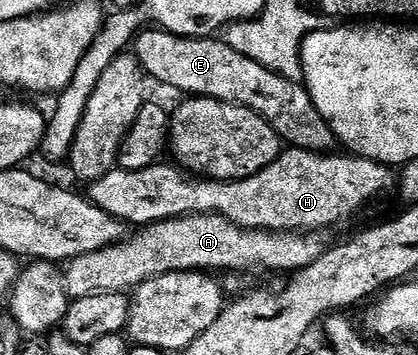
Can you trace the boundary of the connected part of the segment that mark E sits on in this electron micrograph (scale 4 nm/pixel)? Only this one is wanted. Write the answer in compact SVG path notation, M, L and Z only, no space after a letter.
M145 27L134 40L134 56L143 67L145 74L152 77L160 85L168 89L181 89L188 97L213 97L219 101L230 101L233 105L241 105L266 119L270 127L280 136L285 146L293 149L305 149L315 153L331 153L338 142L334 131L322 119L318 107L314 107L314 99L308 94L308 86L286 79L266 67L262 63L254 63L254 59L246 59L239 51L234 51L223 39L210 37L176 37L159 27Z

